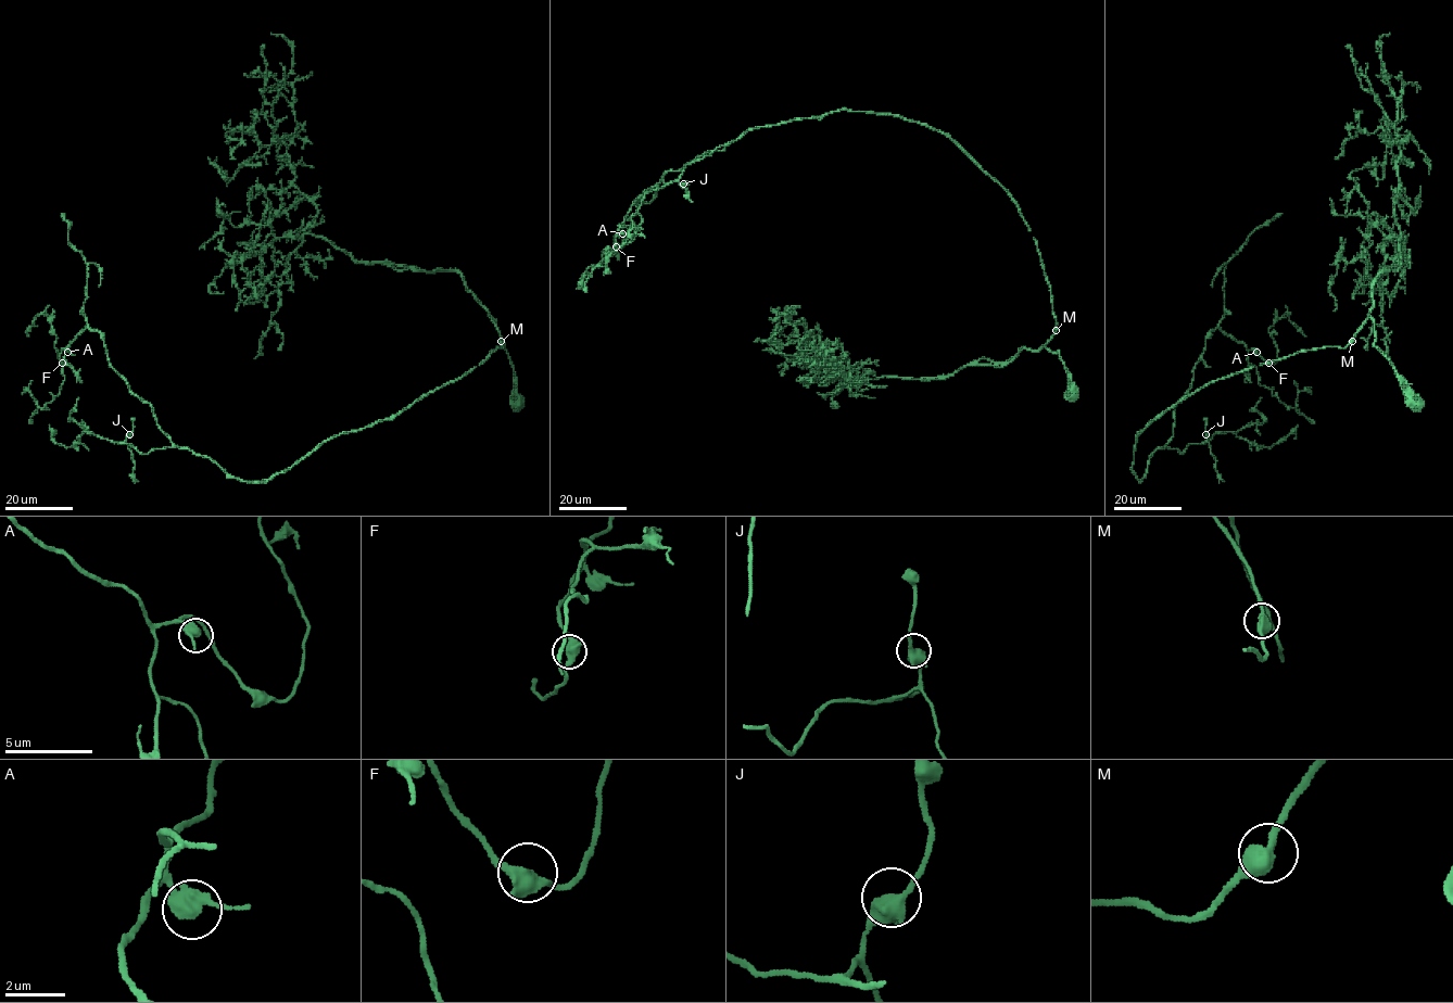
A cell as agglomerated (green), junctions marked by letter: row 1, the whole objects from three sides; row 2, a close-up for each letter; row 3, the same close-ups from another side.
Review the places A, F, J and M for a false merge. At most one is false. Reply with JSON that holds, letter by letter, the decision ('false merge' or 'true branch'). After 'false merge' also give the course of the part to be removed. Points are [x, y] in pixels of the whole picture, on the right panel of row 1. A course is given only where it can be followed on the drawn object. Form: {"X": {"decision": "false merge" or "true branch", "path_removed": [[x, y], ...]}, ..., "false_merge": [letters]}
{"A": {"decision": "true branch"}, "F": {"decision": "true branch"}, "J": {"decision": "true branch"}, "M": {"decision": "true branch"}, "false_merge": []}

